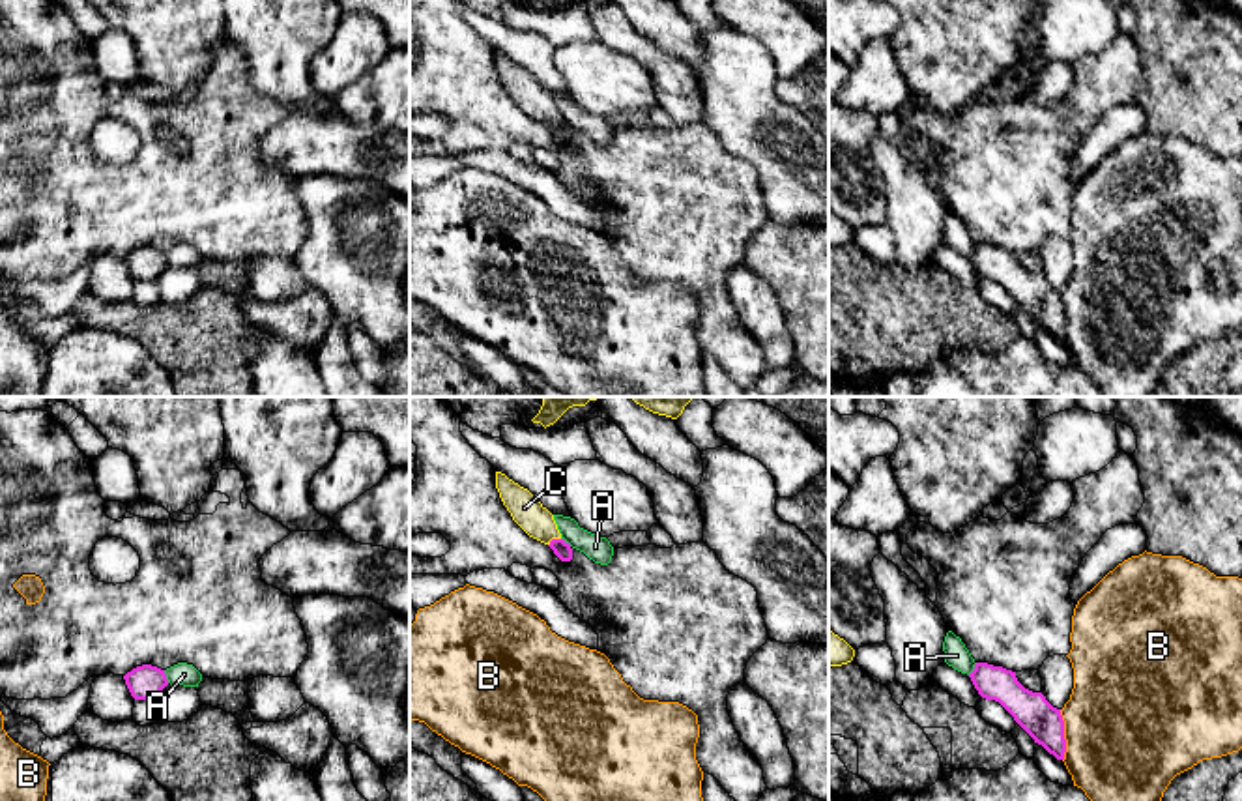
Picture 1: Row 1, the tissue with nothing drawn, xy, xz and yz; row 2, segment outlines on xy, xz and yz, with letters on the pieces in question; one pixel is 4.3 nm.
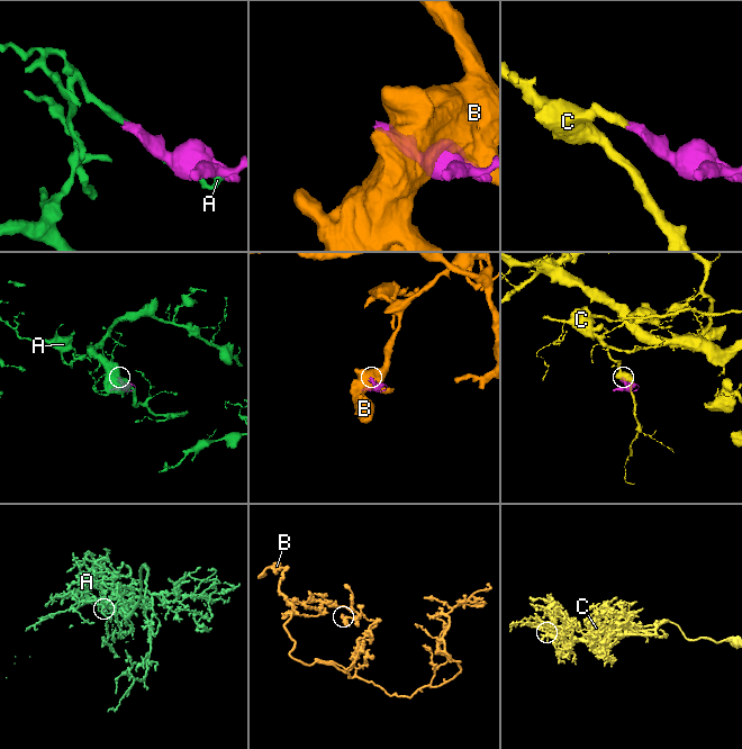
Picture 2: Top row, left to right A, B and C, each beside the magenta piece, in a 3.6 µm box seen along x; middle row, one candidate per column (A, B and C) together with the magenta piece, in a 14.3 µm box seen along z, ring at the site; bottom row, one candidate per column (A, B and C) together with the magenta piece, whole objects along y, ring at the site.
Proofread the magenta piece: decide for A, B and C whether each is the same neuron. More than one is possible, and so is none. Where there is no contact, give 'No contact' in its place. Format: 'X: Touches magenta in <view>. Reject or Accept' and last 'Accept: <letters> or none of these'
A: Touches magenta in xy. Reject
B: Touches magenta in yz. Reject
C: Touches magenta in xz. Accept
Accept: C

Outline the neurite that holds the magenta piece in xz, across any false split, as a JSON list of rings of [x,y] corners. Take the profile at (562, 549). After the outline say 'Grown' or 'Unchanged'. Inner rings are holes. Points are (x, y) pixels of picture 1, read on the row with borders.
[[[496,472],[496,488],[513,520],[529,537],[548,545],[561,561],[572,560],[572,548],[561,537],[554,515],[527,488],[501,472]]]. Grown

